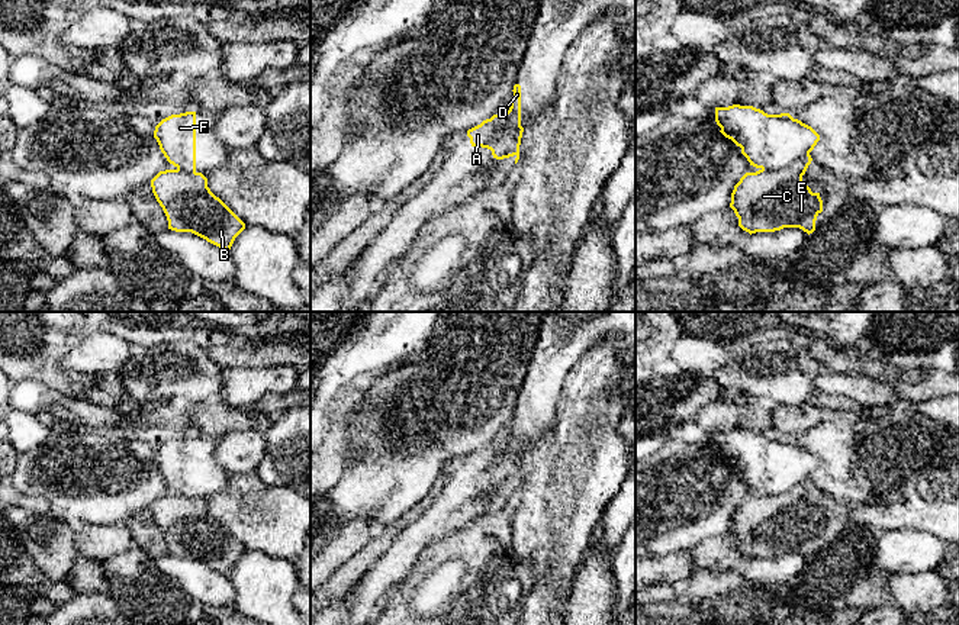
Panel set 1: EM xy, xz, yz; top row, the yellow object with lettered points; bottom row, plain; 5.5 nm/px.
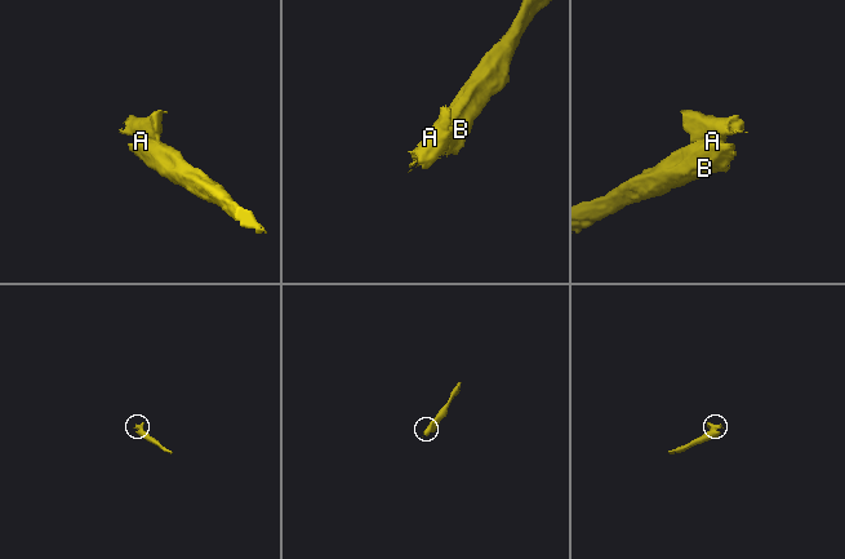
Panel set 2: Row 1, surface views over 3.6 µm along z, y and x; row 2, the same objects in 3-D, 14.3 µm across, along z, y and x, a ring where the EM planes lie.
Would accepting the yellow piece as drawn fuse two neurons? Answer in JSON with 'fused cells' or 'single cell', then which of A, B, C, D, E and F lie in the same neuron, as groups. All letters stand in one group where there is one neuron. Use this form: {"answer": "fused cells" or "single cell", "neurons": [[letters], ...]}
{"answer": "fused cells", "neurons": [["A", "B", "C", "E"], ["D", "F"]]}

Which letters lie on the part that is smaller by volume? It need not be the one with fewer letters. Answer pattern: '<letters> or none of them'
D, F

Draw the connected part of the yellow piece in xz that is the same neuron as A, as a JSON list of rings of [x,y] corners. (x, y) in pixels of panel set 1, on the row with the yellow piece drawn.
[[[508,112],[493,115],[480,125],[467,131],[472,146],[482,146],[492,151],[493,158],[503,160],[516,157],[519,160],[519,145],[524,128],[512,129],[508,126]]]

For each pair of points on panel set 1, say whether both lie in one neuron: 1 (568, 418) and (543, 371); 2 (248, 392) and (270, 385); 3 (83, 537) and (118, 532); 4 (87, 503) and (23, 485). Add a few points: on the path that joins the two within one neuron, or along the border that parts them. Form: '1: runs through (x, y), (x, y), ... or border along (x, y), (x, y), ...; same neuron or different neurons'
1: border along (572, 369), (563, 386), (554, 424), (546, 432); different neurons
2: runs through (254, 386), (264, 385); same neuron
3: runs through (92, 537), (109, 537); same neuron
4: runs through (71, 496), (63, 496), (39, 487); same neuron

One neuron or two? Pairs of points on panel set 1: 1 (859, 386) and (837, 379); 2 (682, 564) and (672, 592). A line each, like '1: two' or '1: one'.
1: one
2: two

